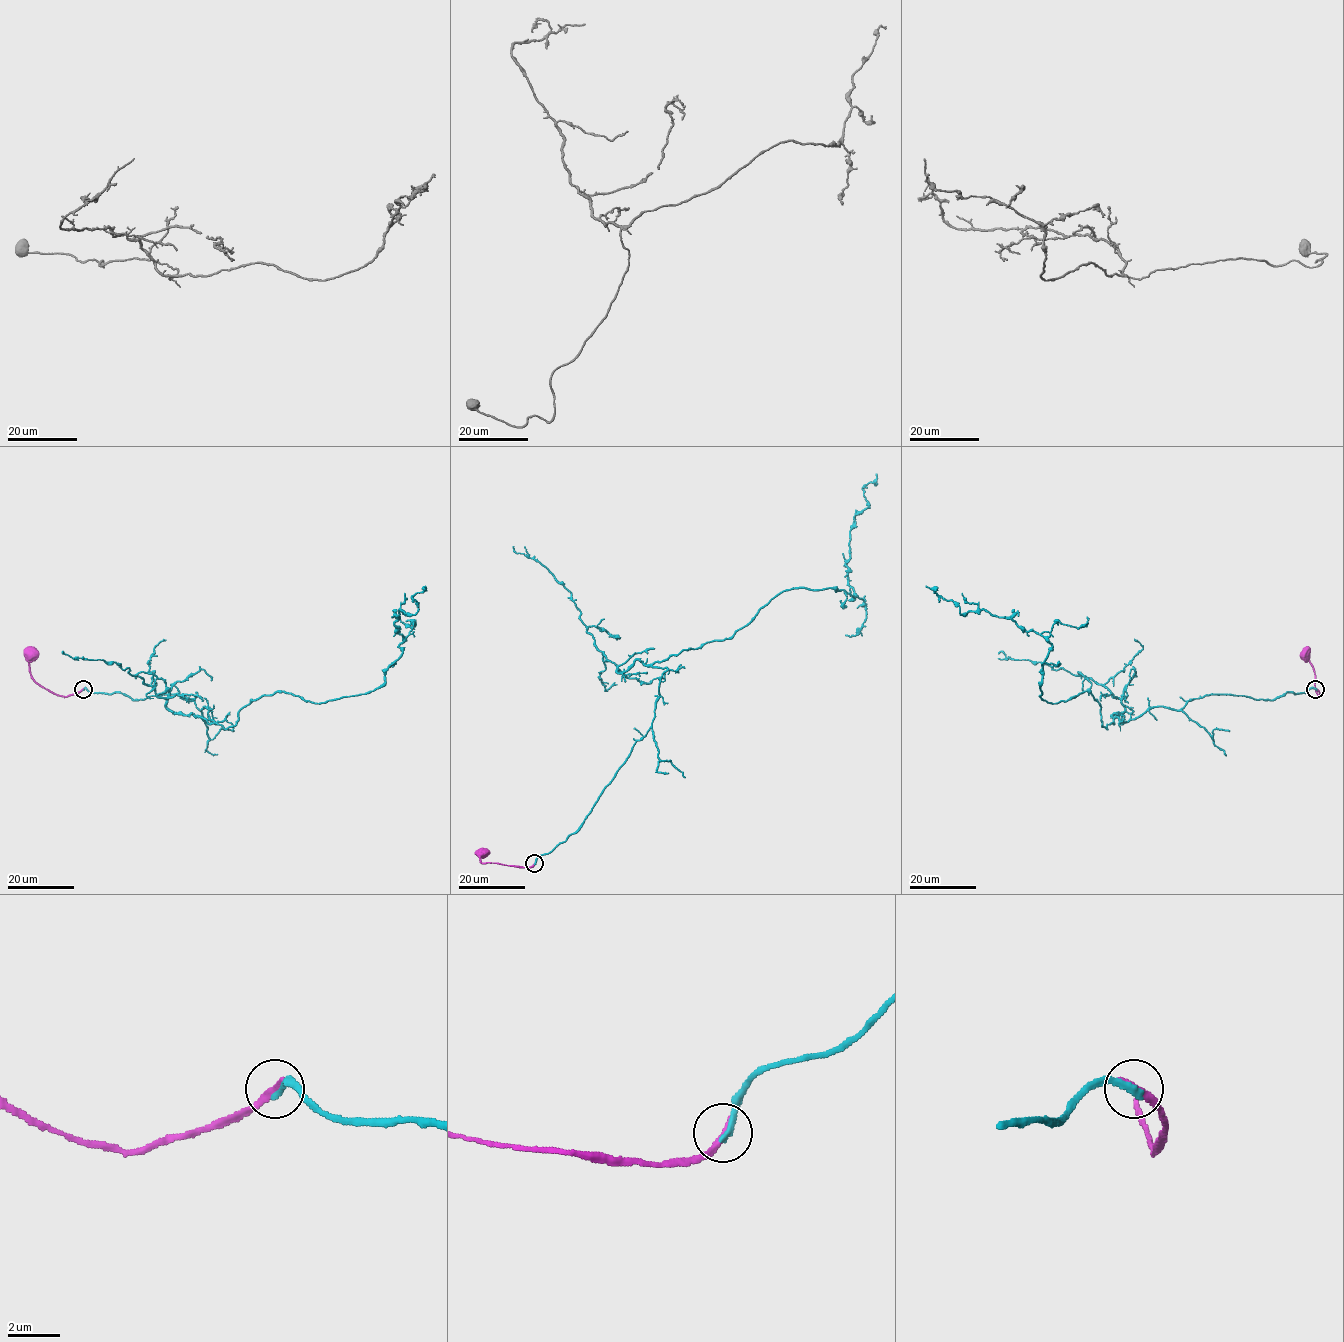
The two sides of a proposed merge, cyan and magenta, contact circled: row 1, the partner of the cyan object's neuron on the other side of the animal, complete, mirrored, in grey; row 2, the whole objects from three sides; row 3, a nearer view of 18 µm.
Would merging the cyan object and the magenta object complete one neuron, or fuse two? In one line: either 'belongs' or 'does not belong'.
does not belong

